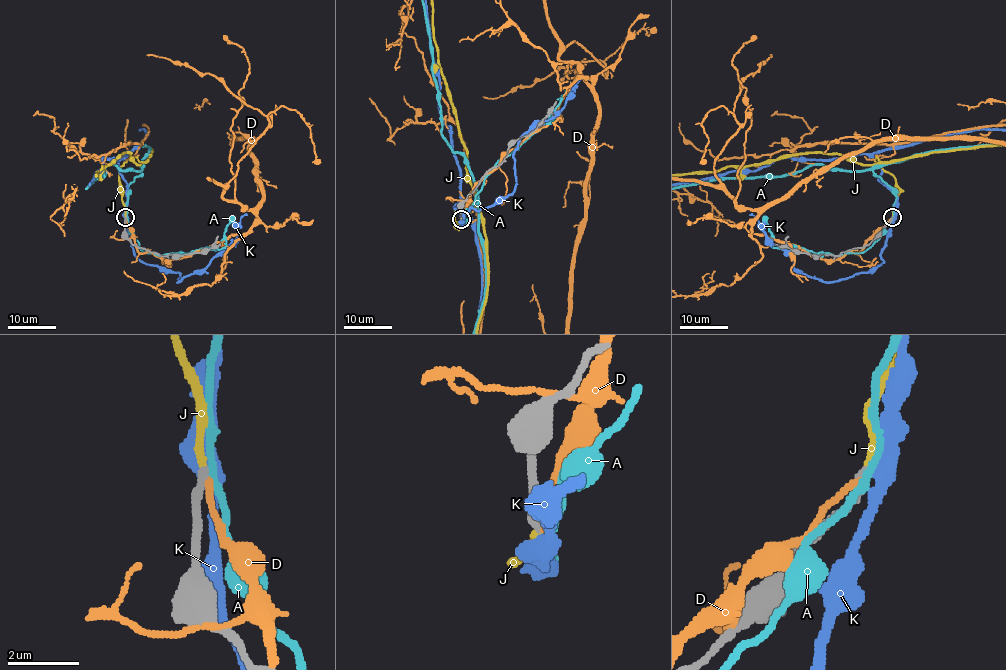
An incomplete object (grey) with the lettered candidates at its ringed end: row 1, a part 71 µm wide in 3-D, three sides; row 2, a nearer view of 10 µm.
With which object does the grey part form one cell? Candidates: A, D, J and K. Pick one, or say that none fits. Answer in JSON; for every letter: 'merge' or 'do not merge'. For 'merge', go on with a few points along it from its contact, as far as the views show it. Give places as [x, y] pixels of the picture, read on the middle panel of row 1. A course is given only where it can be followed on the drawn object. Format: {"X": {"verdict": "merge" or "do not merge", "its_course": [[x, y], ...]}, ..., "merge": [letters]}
{"A": {"verdict": "do not merge"}, "D": {"verdict": "do not merge"}, "J": {"verdict": "merge"}, "K": {"verdict": "do not merge"}, "merge": ["J"]}

